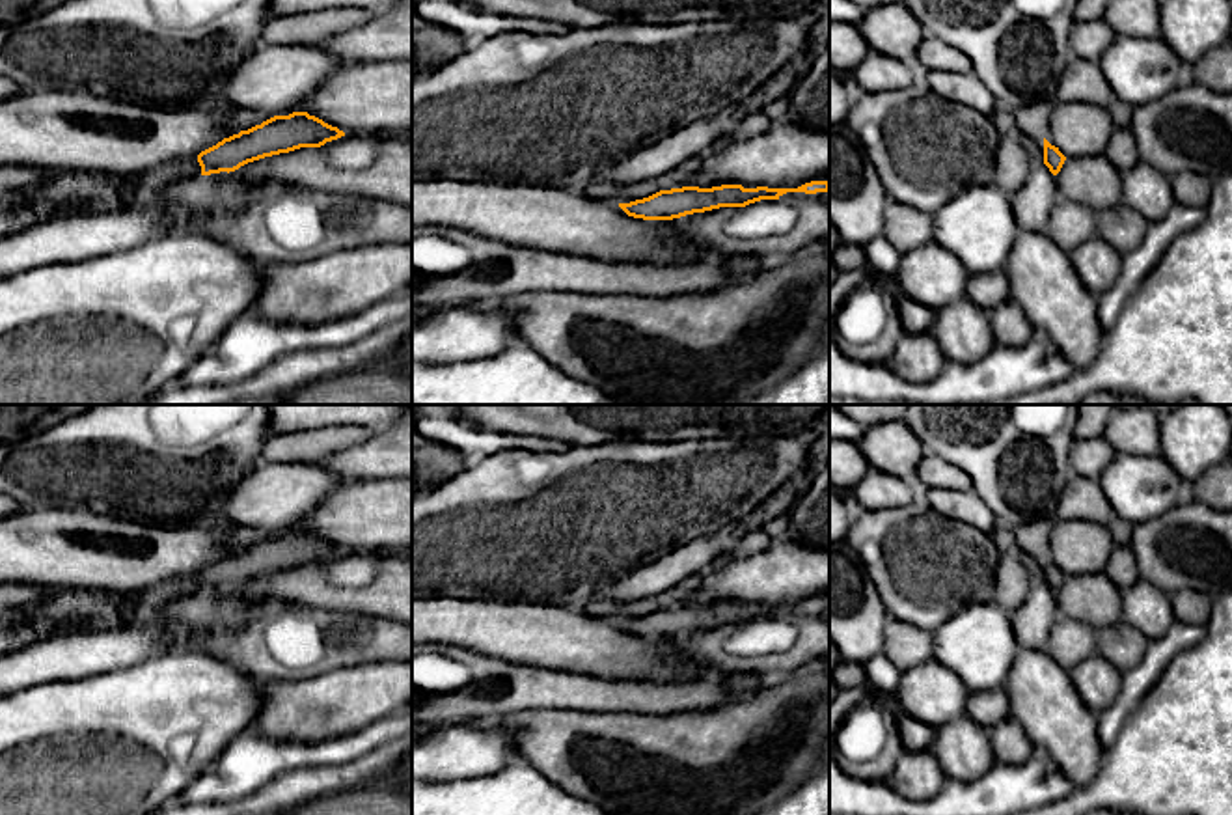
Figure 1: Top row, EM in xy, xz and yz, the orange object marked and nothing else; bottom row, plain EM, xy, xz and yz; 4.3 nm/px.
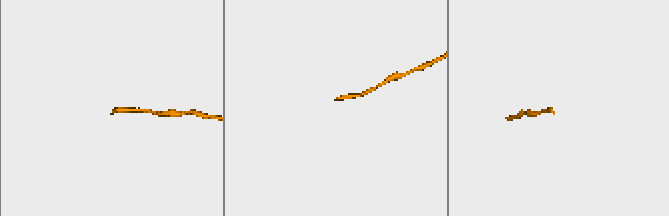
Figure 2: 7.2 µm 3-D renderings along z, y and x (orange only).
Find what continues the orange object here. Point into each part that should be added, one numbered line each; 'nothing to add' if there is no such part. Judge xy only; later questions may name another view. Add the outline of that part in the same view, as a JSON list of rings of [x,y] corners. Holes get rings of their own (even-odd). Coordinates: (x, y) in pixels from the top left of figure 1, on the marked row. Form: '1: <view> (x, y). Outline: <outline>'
1: xy (159, 178). Outline: [[[198,155],[190,159],[179,159],[173,162],[166,162],[149,172],[138,175],[138,185],[132,188],[134,192],[155,192],[166,188],[168,185],[201,173],[201,166],[198,162]]]

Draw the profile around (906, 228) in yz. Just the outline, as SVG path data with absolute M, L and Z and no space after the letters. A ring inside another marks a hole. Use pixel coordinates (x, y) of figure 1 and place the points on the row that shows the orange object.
M887 200L882 235L904 256L932 241L932 214Z

